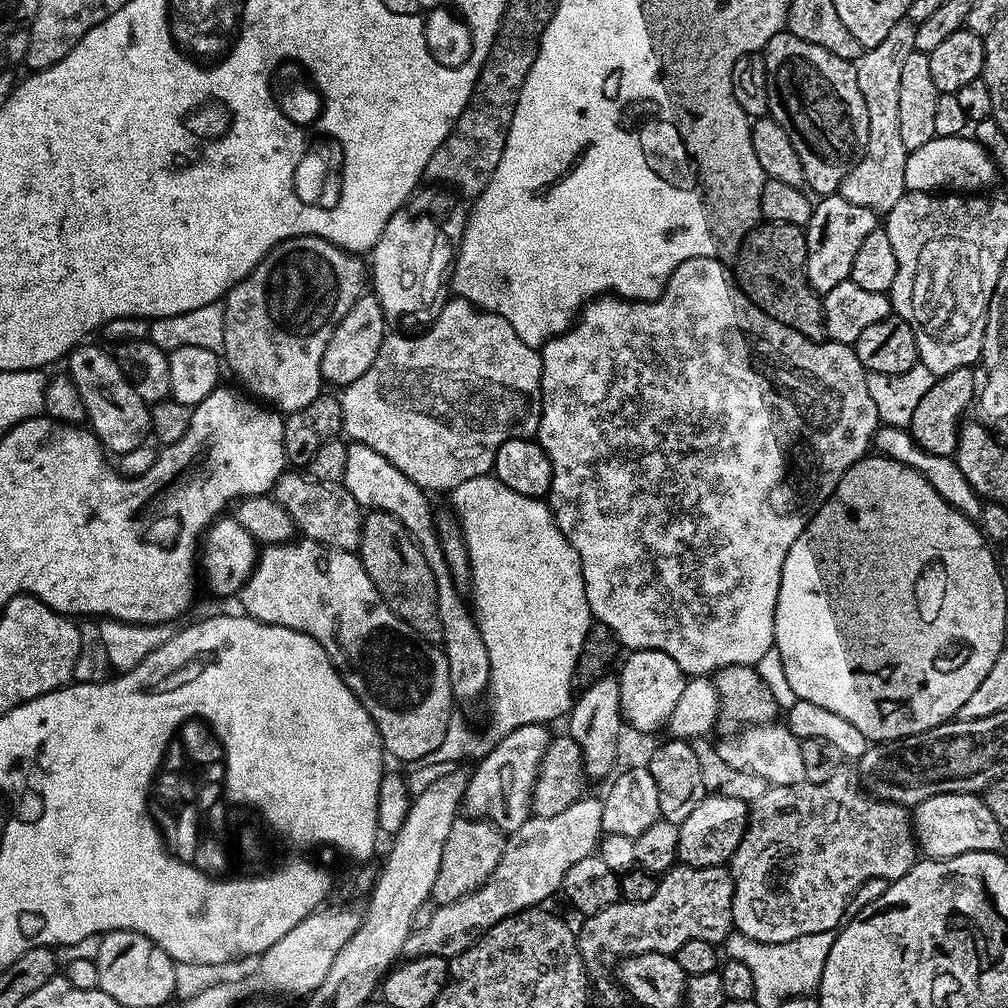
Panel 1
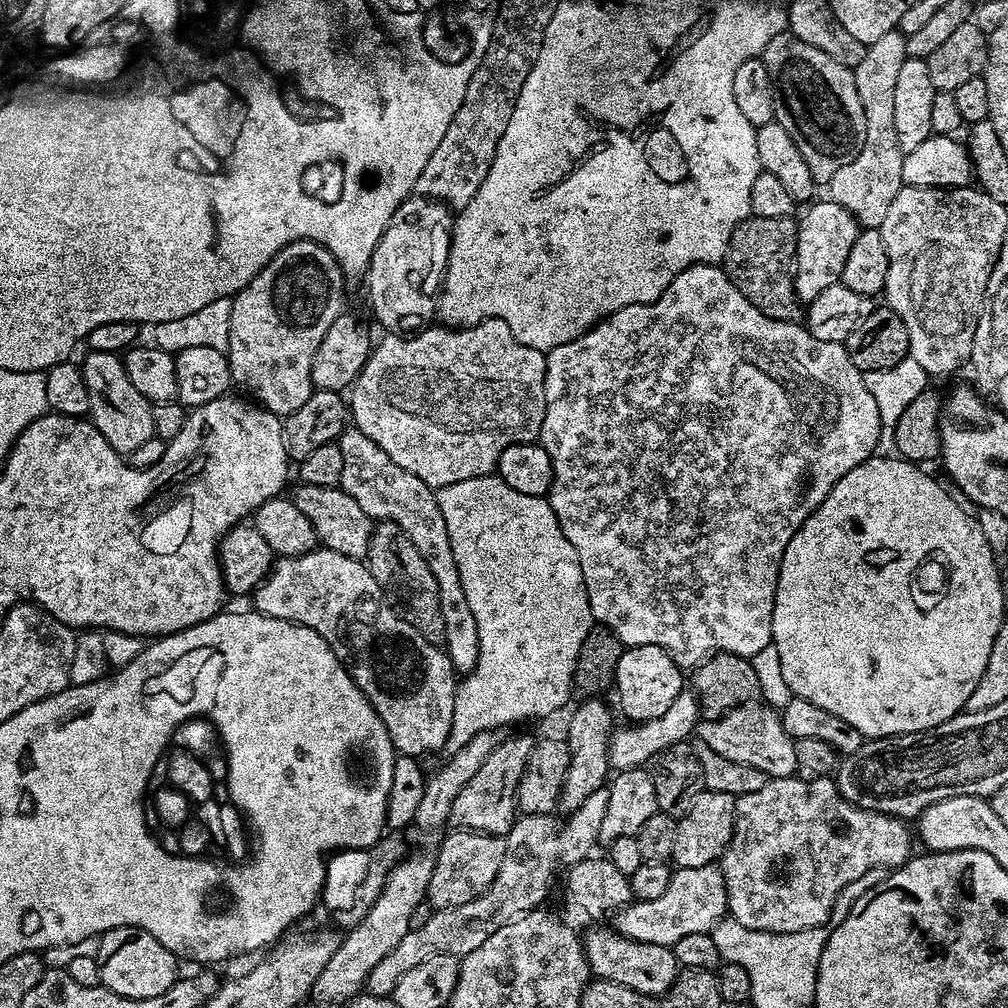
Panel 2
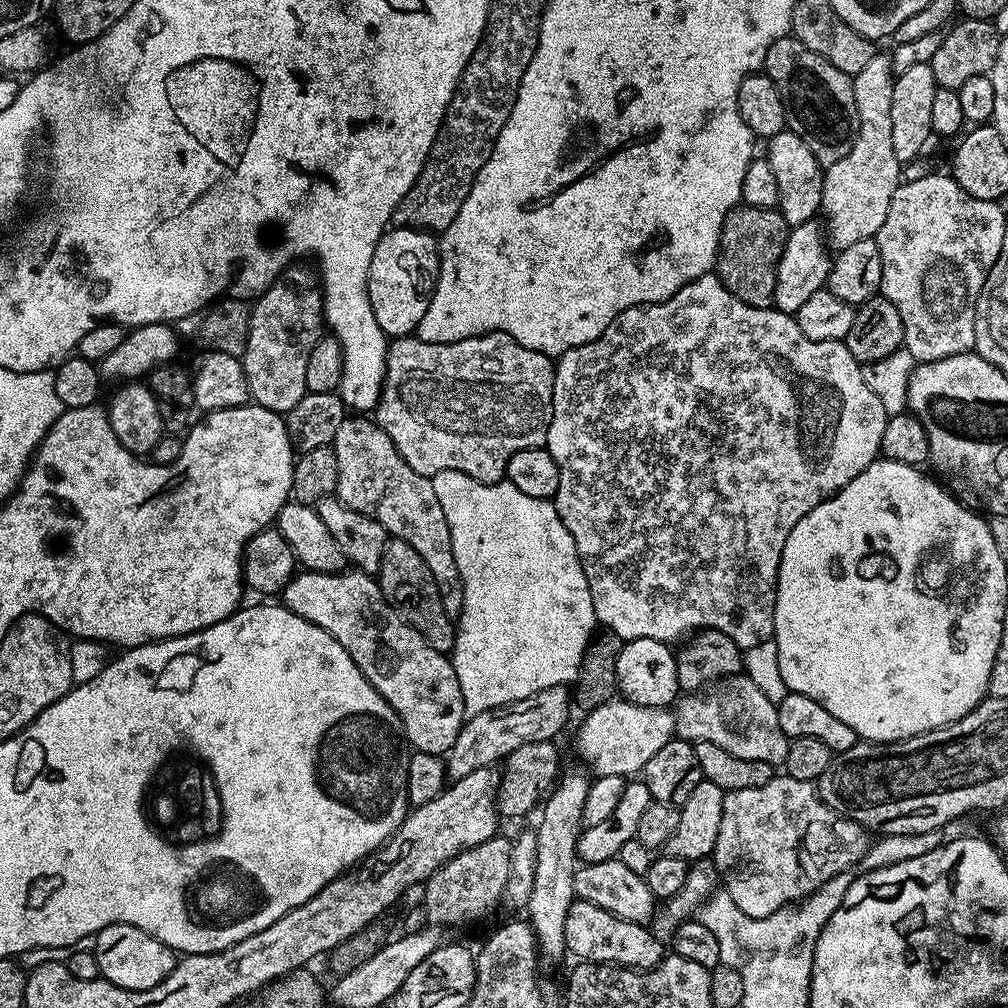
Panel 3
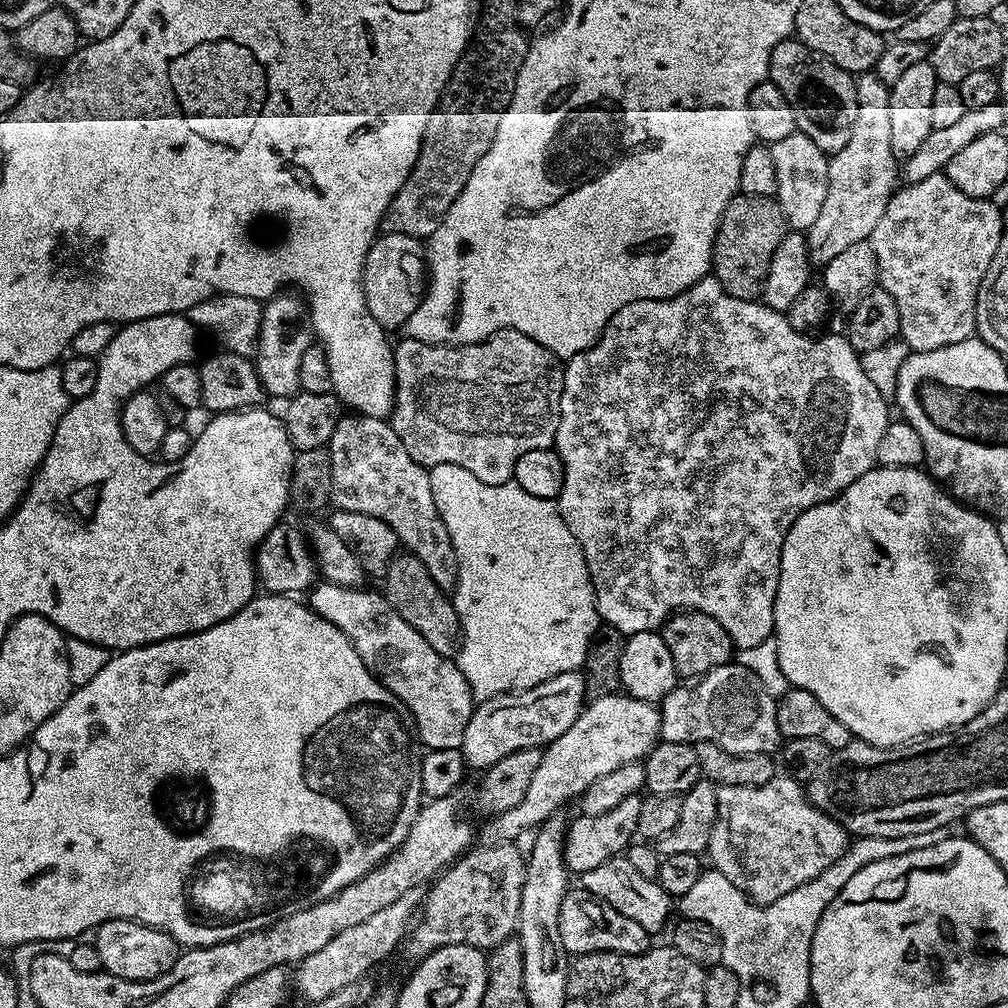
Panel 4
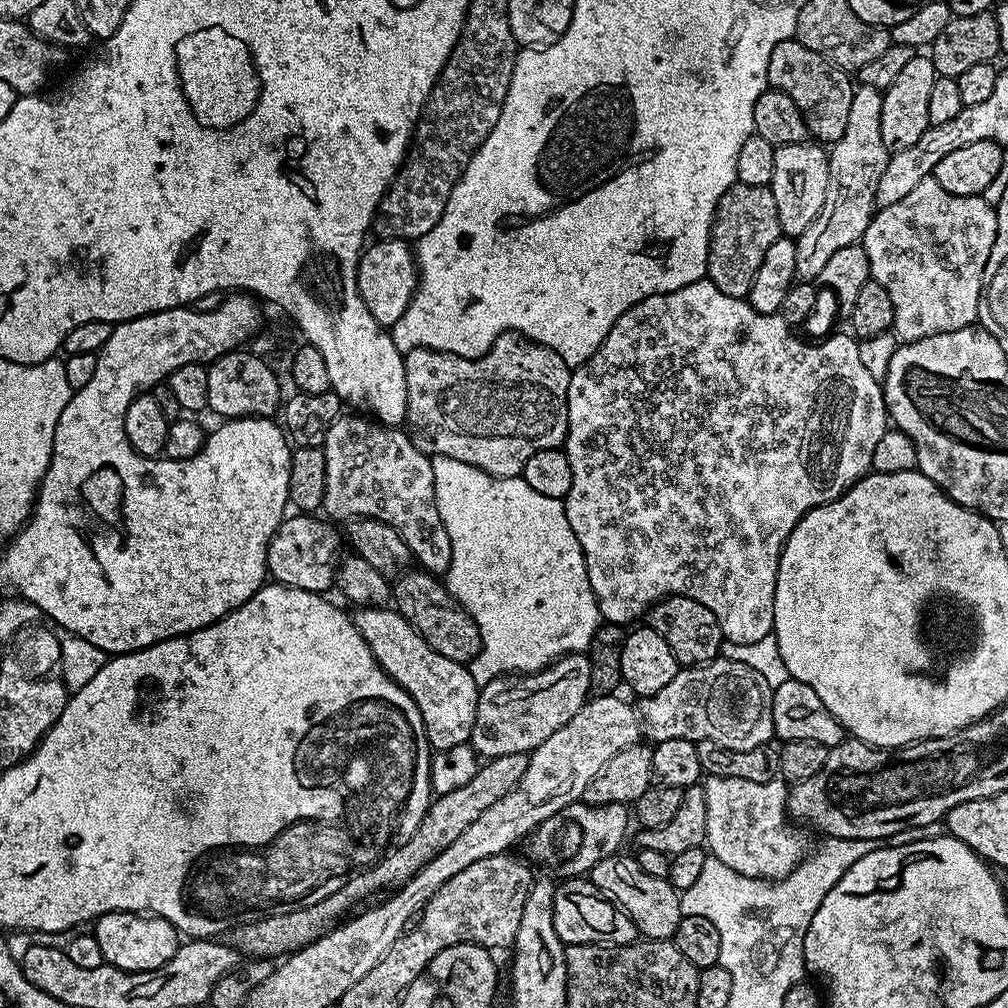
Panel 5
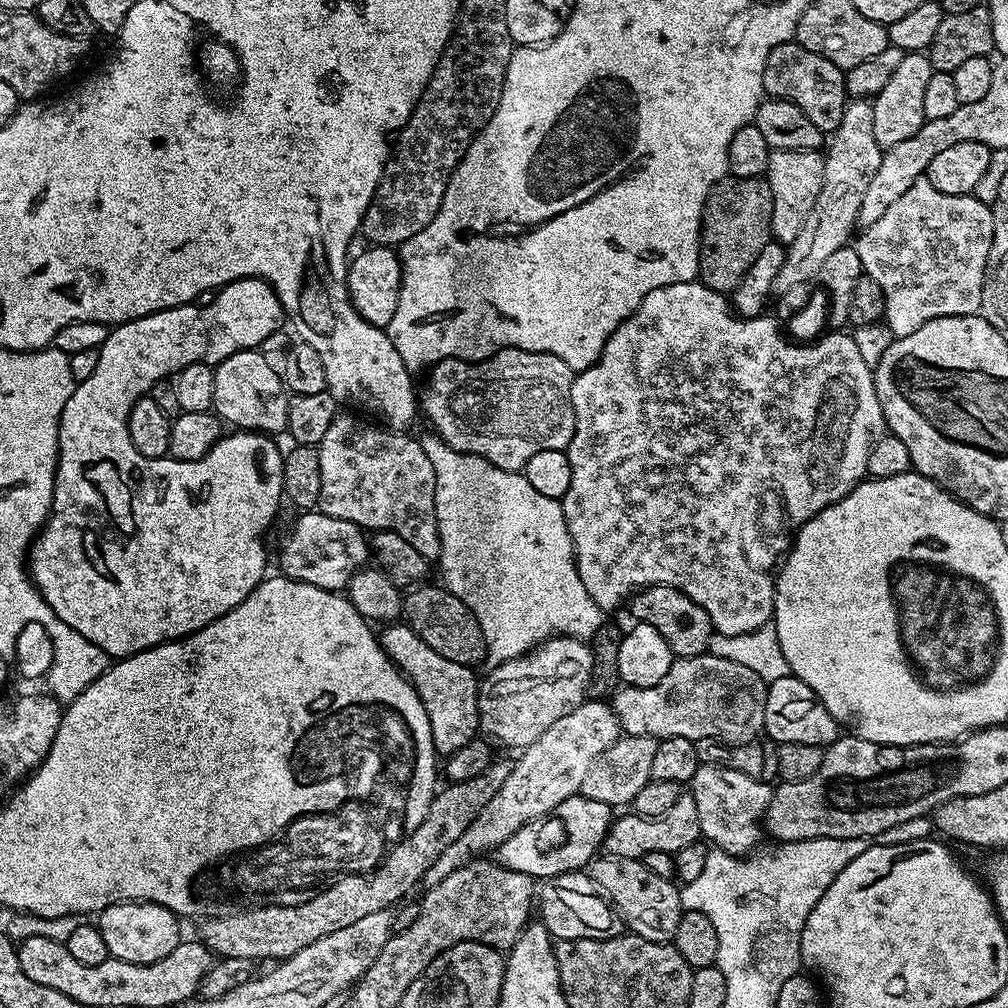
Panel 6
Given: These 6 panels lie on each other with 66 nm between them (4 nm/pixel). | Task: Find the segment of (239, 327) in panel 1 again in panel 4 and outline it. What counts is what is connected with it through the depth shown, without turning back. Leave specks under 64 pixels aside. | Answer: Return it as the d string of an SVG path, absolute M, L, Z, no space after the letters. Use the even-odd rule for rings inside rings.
M277 294L263 305L260 314L260 341L256 347L254 363L265 393L269 397L291 398L300 391L298 366L302 354L314 342L314 333L308 321L308 309L299 295Z

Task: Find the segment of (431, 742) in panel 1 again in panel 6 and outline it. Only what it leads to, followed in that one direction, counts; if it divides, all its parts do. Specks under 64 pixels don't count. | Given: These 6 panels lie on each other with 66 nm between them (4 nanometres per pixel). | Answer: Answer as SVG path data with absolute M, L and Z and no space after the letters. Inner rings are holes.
M393 622L379 633L380 645L384 653L396 663L396 667L404 673L412 683L418 698L422 702L424 712L432 720L432 745L441 757L452 756L467 743L477 739L480 719L478 718L478 694L480 685L478 676L466 664L450 662L450 658L442 658L435 650L430 650L422 638L406 622Z

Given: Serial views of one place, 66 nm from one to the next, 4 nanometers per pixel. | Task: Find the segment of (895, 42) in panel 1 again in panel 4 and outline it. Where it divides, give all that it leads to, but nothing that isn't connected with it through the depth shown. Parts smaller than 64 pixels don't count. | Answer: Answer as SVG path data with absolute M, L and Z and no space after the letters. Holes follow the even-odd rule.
M864 74L856 81L858 114L850 142L842 150L831 153L828 161L828 189L822 210L806 233L808 258L813 265L823 266L854 242L869 239L878 226L878 218L886 214L892 193L897 191L898 161L890 150L890 88L874 74Z

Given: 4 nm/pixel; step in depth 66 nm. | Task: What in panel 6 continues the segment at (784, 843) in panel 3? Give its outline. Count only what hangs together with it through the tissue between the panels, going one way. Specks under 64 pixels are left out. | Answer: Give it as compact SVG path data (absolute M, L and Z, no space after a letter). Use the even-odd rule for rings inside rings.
M701 764L690 781L690 795L698 806L701 837L713 849L732 856L747 857L759 842L760 832L762 836L764 811L768 809L773 791L772 784L750 778L750 774L730 770L722 764Z

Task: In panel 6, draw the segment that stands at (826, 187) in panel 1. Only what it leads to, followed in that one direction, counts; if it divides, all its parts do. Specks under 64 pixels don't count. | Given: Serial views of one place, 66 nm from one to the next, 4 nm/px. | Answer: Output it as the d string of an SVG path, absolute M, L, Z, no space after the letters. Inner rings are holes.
M789 42L774 46L766 58L766 70L764 71L764 90L769 97L786 102L794 102L814 126L818 126L825 134L835 132L836 127L842 122L844 108L849 104L850 97L844 85L845 73L834 62L822 58L822 54L814 54L814 50L806 50L801 44Z

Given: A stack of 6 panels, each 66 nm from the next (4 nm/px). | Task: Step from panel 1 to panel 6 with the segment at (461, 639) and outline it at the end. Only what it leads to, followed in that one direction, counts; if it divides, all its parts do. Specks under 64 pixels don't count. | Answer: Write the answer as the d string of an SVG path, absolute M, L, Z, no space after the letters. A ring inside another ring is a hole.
M356 414L348 415L352 416L336 415L334 422L330 422L330 430L326 430L326 438L322 438L318 445L318 462L322 466L319 511L330 518L346 518L346 522L354 522L365 530L387 530L398 534L406 538L406 542L410 542L410 546L414 546L422 558L430 562L439 561L440 531L434 502L436 479L434 466L430 466L430 458L426 458L423 443L419 439L411 440L403 431L389 430L367 419L359 420Z

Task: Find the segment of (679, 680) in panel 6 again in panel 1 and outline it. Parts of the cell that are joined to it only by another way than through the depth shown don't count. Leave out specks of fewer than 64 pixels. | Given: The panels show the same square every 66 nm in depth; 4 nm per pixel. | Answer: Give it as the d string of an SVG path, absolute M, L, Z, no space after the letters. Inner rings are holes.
M787 723L753 724L742 731L745 732L715 745L721 764L734 766L734 770L758 774L758 778L770 786L805 783L806 765L802 762L801 740L788 729Z

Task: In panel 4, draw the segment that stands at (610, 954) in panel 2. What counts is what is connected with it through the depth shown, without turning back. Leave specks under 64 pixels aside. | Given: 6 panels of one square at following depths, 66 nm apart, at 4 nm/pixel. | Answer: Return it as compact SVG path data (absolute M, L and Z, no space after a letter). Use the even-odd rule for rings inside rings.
M570 890L562 898L562 910L558 910L558 930L562 934L562 946L572 956L591 952L617 952L638 954L650 946L650 934L634 918L618 914L611 906L583 890Z

